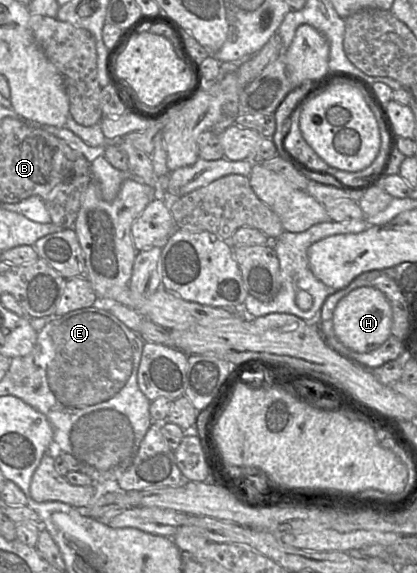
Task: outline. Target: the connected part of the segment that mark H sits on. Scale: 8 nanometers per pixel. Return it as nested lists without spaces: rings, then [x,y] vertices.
[[[371,286],[359,287],[343,297],[333,313],[333,332],[348,349],[368,353],[381,346],[390,336],[393,323],[392,307],[385,295]]]

